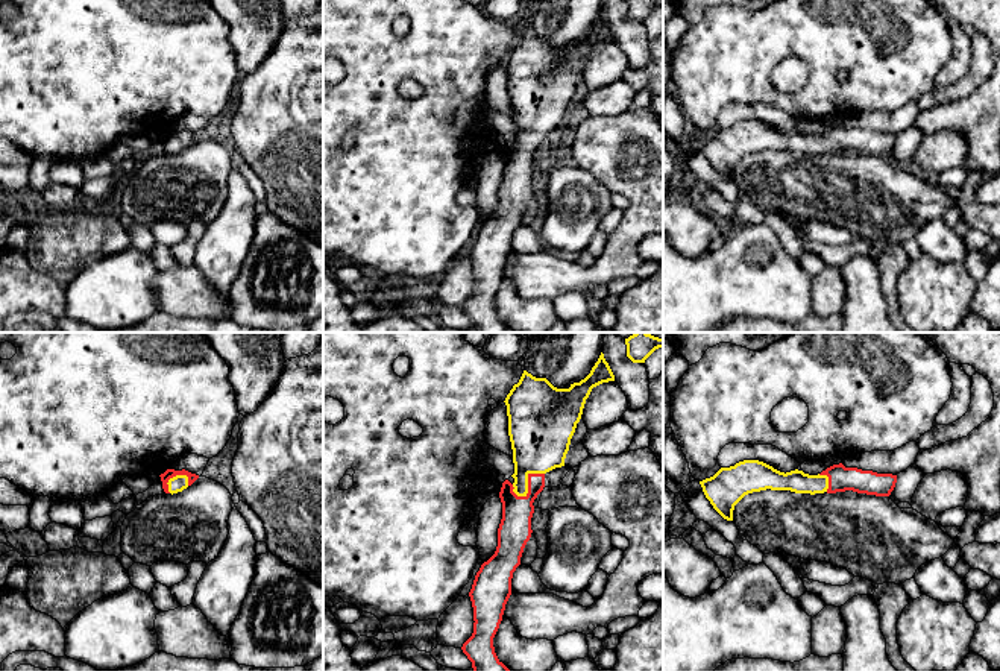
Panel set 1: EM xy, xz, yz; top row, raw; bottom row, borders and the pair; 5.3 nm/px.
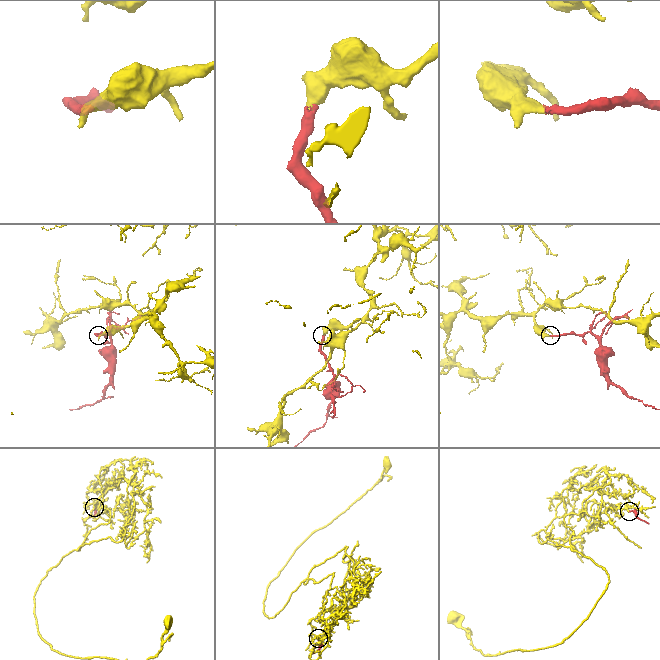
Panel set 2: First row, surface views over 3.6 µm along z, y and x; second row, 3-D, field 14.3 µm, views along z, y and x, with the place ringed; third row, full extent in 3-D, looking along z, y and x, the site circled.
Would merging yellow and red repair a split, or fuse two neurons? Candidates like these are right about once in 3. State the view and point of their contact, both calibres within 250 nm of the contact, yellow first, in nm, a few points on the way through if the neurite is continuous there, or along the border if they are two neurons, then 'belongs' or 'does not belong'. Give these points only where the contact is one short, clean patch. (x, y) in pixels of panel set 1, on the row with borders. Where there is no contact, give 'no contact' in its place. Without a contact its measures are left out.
contact xz (527, 485); calibres 300 and 180 nm; way xz (540, 441), (530, 465), (527, 485), (515, 530); belongs

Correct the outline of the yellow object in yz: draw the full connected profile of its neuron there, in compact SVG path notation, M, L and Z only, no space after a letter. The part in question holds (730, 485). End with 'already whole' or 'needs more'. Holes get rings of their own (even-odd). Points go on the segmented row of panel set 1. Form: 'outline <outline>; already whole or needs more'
outline M744 460L730 468L721 468L713 477L700 481L706 498L727 521L733 521L734 506L748 493L760 490L791 490L795 493L857 493L889 496L897 475L877 474L857 468L833 465L818 475L803 471L780 472L759 460Z; needs more

